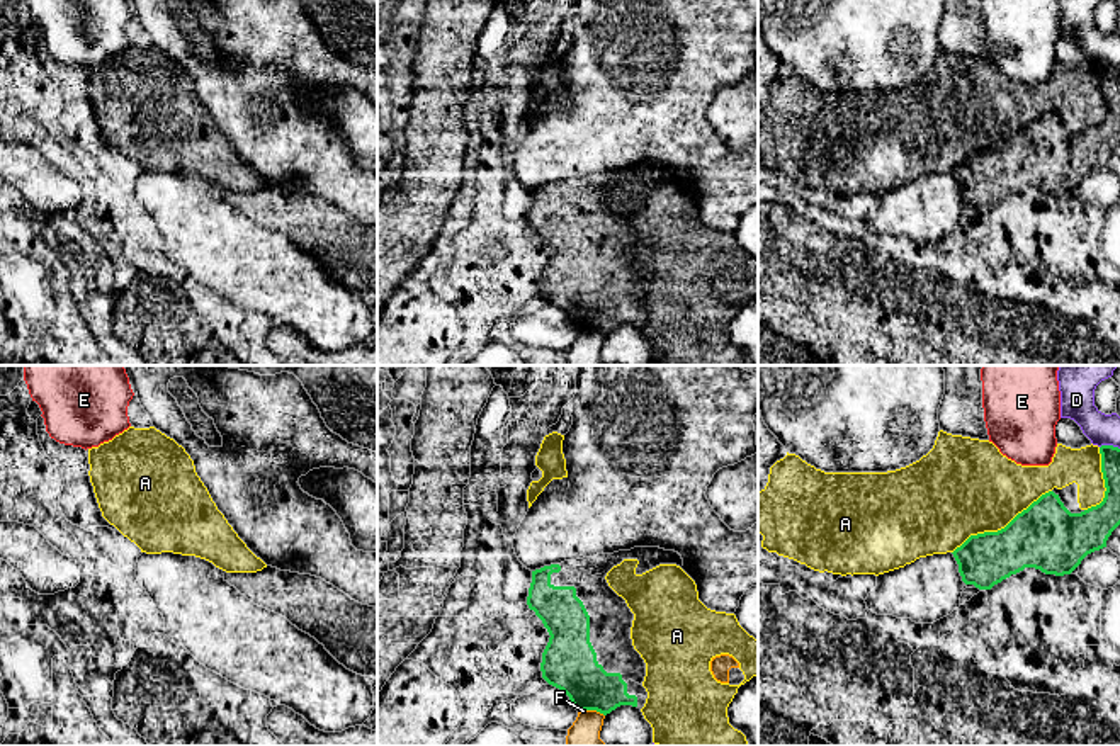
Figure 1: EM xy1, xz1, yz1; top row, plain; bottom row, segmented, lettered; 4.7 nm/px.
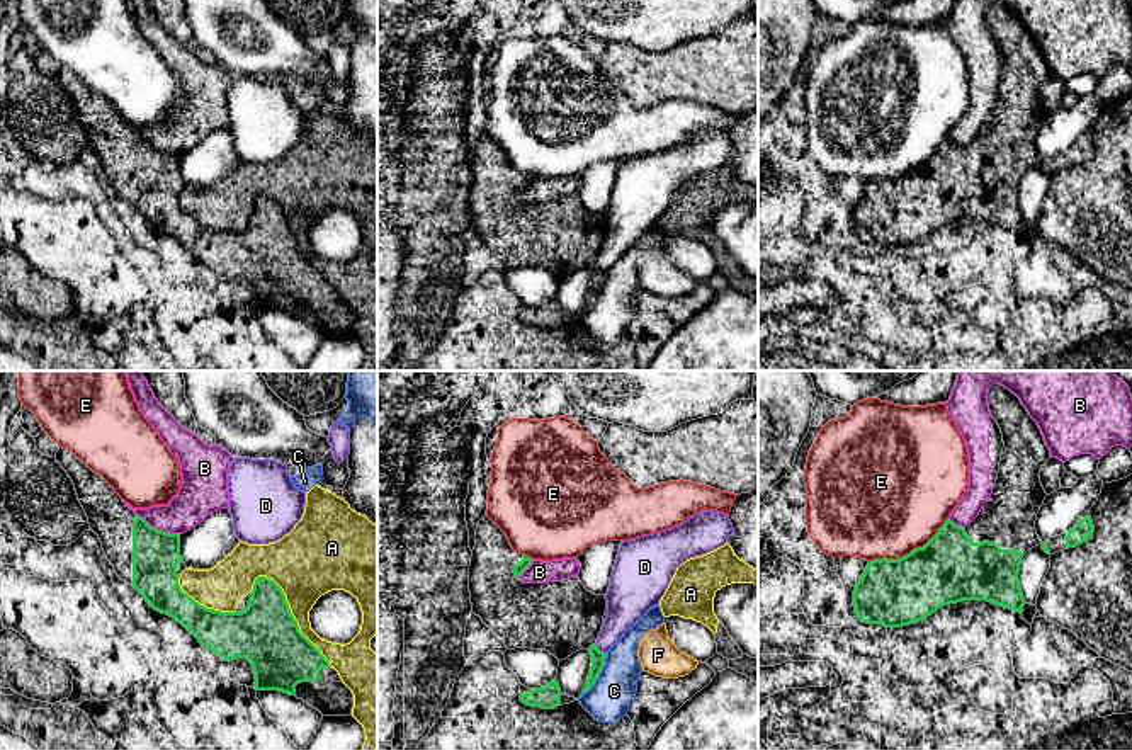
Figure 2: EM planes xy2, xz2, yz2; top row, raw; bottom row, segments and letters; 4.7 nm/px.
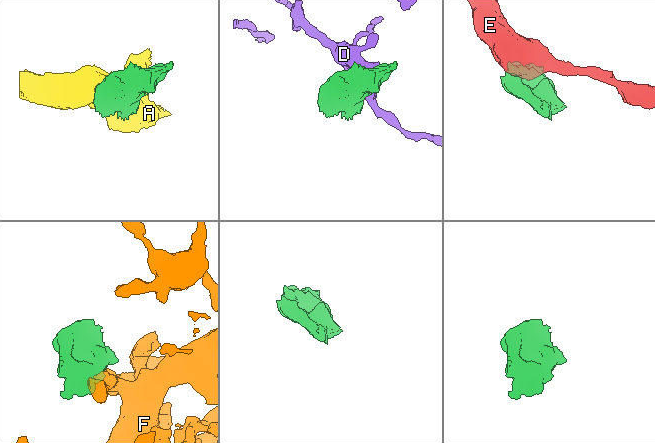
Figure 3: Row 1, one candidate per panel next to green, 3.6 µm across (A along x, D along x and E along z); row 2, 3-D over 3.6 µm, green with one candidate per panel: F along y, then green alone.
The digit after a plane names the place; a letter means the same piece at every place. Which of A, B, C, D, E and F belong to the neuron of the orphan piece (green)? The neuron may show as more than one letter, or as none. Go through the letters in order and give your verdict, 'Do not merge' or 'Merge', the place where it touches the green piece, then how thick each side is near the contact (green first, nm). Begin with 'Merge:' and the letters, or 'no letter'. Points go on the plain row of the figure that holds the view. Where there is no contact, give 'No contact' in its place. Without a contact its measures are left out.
Merge: no letter
A: Do not merge. Touches green at xy2 (293, 235). Thickness 300 nm (green) against 320 nm
B: Do not merge. Touches green at xy2 (157, 148). Thickness 220 nm (green) against 190 nm
C: Do not merge. Touches green at xz2 (599, 293). Thickness 70 nm (green) against 200 nm
D: Do not merge. Touches green at yz1 (1110, 65). Thickness 100 nm (green) against 150 nm
E: Do not merge. Touches green at yz2 (911, 170). Thickness 320 nm (green) against 480 nm
F: Do not merge. Touches green at xz1 (592, 328). Thickness 260 nm (green) against 170 nm

